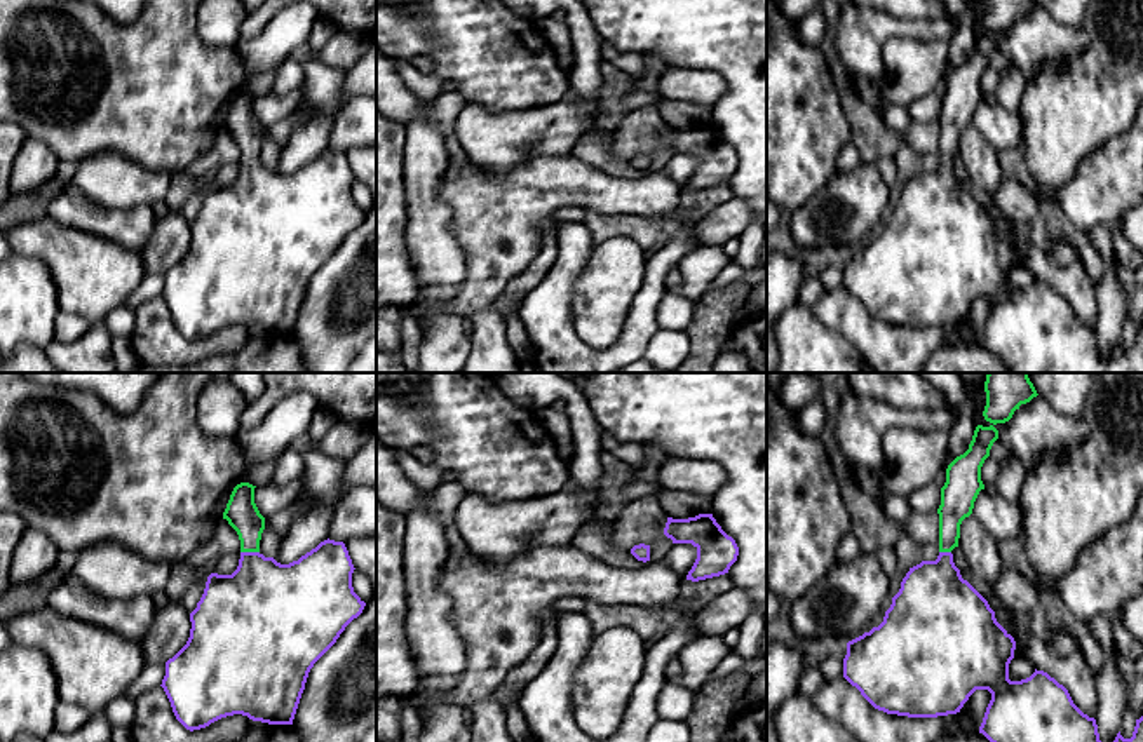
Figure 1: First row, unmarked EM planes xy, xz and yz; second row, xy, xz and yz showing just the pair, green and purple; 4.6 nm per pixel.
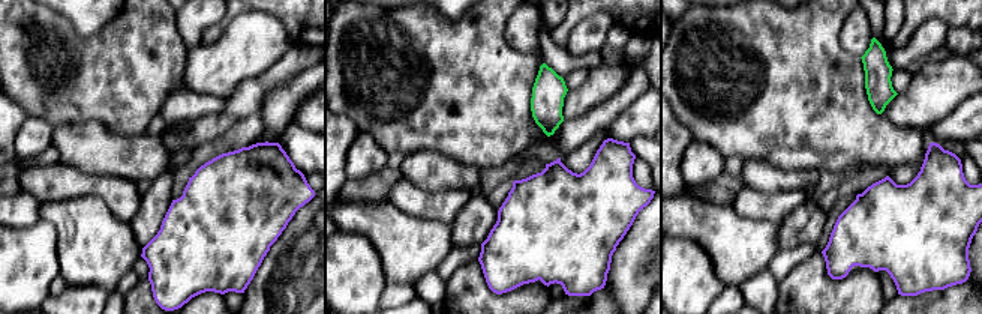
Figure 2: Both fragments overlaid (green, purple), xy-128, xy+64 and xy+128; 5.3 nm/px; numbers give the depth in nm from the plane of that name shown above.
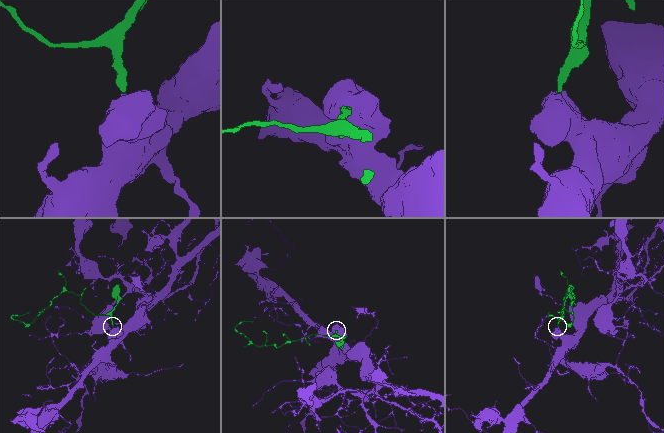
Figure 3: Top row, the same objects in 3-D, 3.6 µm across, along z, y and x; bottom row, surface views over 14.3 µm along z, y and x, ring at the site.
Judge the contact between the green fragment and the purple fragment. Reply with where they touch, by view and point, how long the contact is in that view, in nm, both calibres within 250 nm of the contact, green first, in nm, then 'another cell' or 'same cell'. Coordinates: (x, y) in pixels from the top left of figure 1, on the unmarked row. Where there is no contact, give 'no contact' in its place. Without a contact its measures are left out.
meets green in xy at (250, 161); contact 90 nm long; 150 nm thick on the green side, 400 nm on the other; same cell

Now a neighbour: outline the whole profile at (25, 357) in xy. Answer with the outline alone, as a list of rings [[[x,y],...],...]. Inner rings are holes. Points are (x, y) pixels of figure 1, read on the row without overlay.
[[[19,345],[0,361],[0,373],[61,373],[44,348]]]

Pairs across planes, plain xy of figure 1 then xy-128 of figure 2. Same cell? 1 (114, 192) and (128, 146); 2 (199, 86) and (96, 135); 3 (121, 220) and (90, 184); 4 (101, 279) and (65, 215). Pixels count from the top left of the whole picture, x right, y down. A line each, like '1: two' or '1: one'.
1: one
2: two
3: one
4: one

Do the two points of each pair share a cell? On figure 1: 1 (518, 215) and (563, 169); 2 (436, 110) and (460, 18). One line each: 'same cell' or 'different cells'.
1: same cell
2: different cells

